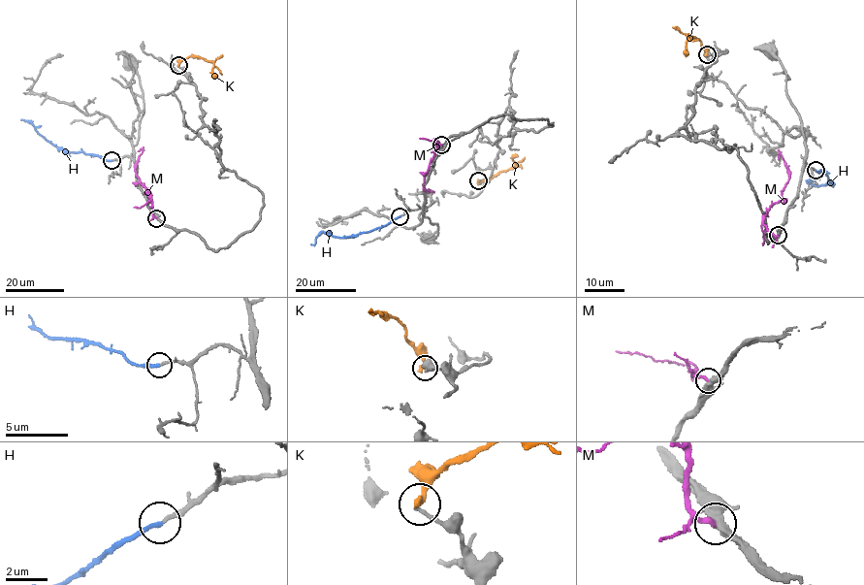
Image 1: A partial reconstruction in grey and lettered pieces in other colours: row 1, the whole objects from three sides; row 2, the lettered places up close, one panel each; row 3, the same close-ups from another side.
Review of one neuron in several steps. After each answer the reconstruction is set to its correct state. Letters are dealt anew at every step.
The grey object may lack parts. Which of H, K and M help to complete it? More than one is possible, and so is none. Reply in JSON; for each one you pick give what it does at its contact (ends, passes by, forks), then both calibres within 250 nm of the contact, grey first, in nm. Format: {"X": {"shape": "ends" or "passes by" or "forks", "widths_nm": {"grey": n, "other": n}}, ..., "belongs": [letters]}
{"H": {"shape": "ends", "widths_nm": {"grey": 200, "other": 240}}, "belongs": ["H"]}

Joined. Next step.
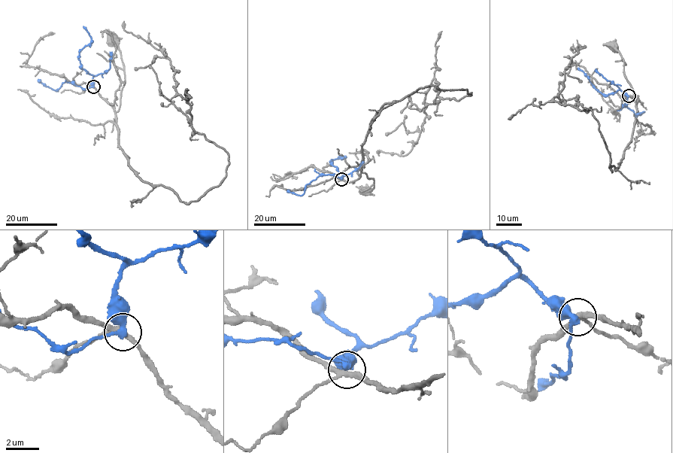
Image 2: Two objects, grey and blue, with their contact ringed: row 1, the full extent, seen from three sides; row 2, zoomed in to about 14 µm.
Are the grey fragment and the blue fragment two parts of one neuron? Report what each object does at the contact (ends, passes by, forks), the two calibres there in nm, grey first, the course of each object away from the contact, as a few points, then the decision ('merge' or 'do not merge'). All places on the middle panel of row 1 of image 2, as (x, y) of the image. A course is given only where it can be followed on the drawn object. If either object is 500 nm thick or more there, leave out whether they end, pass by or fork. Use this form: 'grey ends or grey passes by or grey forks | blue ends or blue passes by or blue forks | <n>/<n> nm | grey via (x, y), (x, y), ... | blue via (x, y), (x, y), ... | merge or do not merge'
grey forks | blue passes by | 260/360 nm | grey via (341, 179), (348, 182), (362, 173), (366, 174), (368, 179), (374, 179), (374, 187), (372, 191), (365, 190) | blue via (341, 179), (343, 174), (330, 162), (344, 158), (338, 157) | do not merge

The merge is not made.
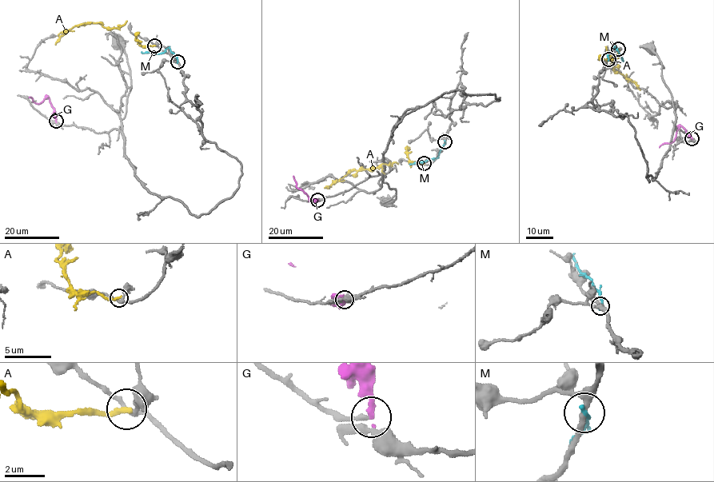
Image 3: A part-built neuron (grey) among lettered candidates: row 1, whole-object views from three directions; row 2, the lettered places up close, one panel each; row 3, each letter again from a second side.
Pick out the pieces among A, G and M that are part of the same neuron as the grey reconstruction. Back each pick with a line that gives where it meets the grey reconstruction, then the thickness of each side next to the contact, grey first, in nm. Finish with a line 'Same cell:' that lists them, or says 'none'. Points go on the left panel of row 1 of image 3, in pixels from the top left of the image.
Same cell: none

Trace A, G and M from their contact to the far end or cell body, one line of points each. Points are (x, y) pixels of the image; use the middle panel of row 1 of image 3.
A: (424, 164), (409, 161), (406, 149), (396, 161), (371, 169), (349, 170), (324, 187)
G: (317, 201), (311, 201), (296, 187), (293, 176)
M: (444, 141), (436, 158), (409, 165)

